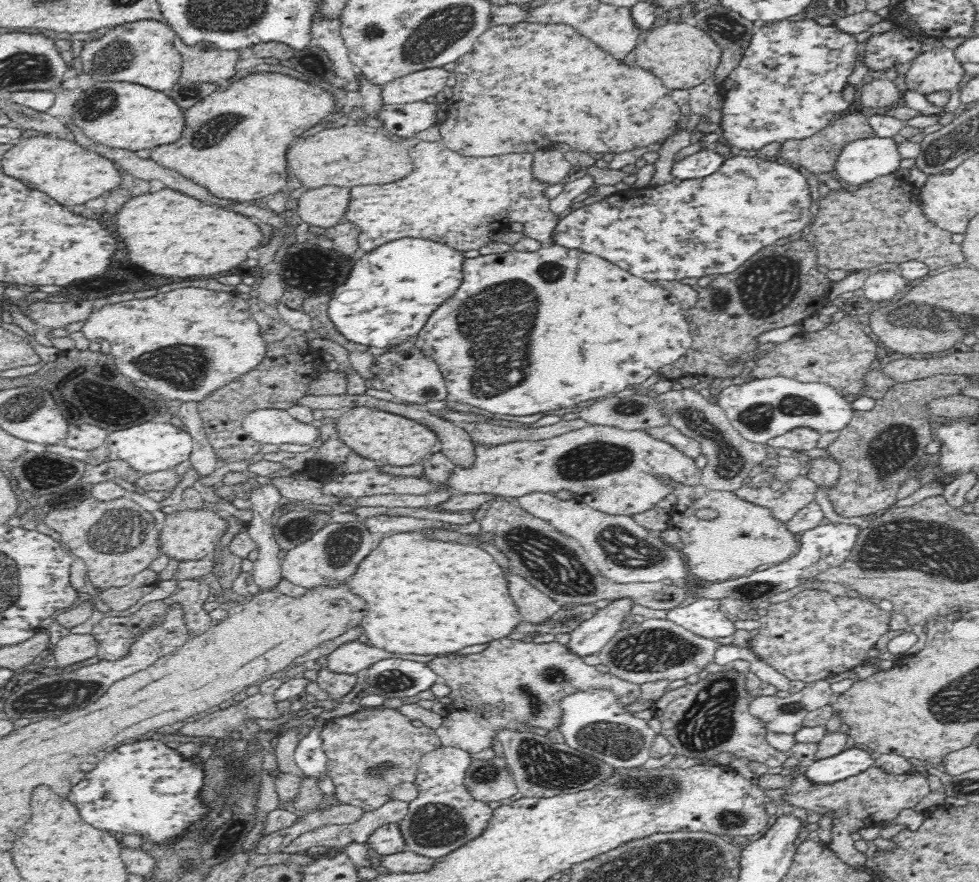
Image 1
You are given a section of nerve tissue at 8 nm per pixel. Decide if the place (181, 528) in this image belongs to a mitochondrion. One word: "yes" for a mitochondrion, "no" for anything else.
no

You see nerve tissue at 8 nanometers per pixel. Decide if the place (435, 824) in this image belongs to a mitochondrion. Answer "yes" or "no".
yes

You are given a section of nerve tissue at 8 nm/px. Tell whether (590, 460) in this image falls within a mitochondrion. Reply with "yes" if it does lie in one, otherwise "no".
yes

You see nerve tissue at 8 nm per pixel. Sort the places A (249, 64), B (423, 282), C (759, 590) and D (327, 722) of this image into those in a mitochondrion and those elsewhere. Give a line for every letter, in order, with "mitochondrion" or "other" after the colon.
A: other
B: other
C: mitochondrion
D: other

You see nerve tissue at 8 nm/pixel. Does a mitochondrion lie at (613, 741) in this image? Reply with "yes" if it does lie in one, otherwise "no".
yes

